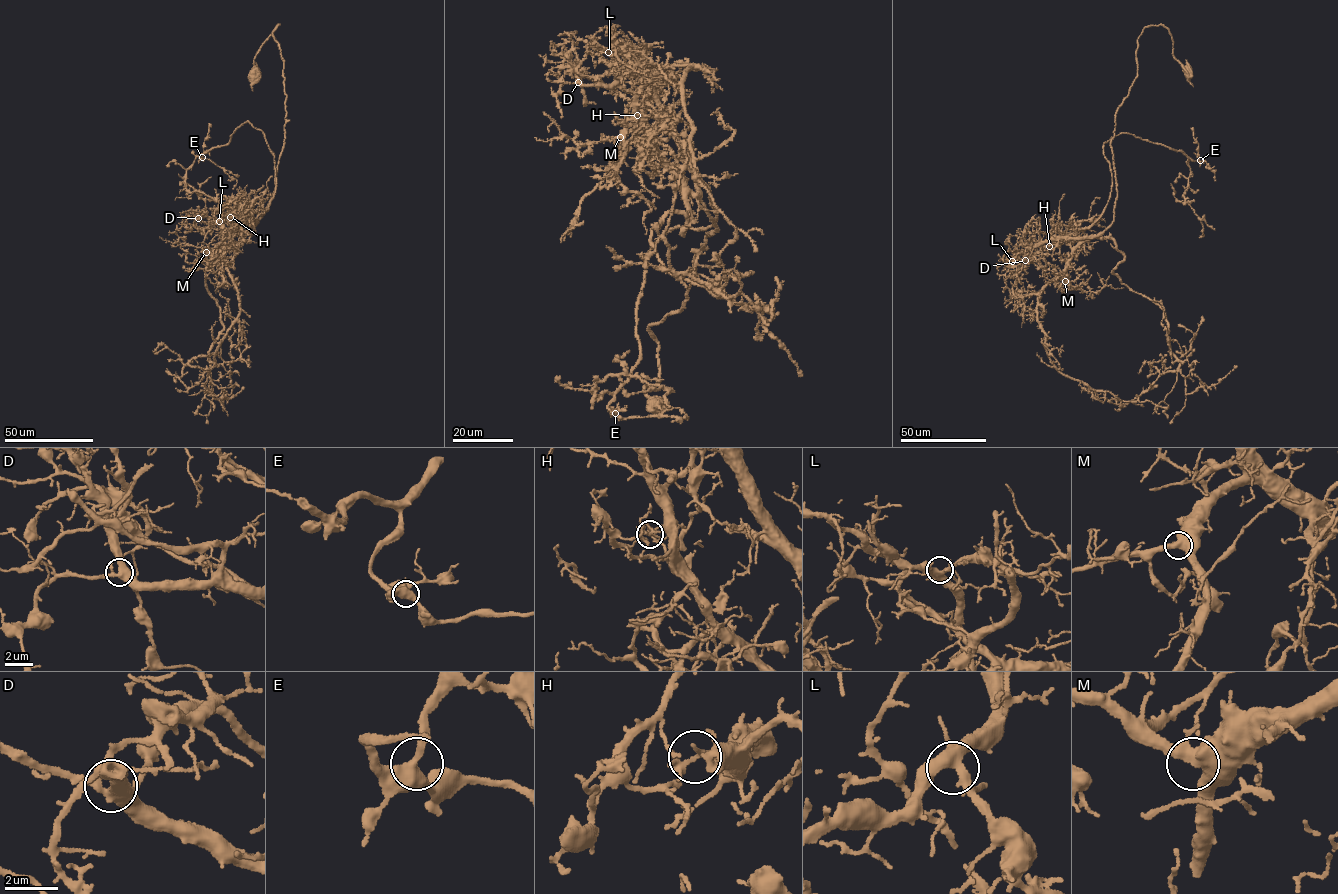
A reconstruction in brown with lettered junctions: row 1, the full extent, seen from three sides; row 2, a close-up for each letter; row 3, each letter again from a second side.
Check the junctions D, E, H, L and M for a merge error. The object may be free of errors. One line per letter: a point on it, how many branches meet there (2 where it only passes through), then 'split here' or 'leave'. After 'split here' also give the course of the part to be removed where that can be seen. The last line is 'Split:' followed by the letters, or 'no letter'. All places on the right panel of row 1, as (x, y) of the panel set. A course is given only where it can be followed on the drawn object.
D: place (1025, 260); branches 3; leave
E: place (1200, 160); branches 3; leave
H: place (1049, 246); branches 5; split here; course (1049, 246), (1100, 217), (1112, 182), (1103, 144), (1122, 133), (1184, 152), (1183, 195), (1200, 220), (1199, 238)
L: place (1012, 261); branches 5; leave
M: place (1065, 281); branches 3; leave
Split: H

